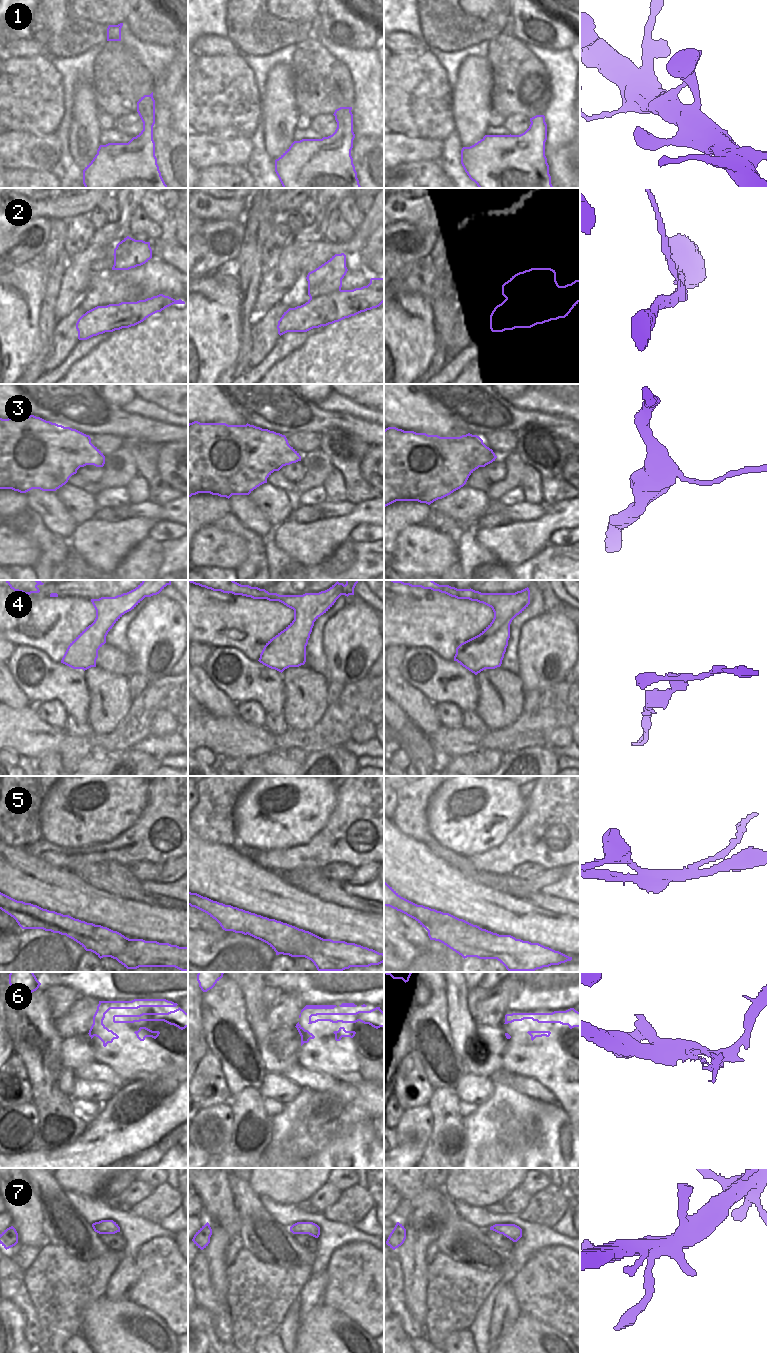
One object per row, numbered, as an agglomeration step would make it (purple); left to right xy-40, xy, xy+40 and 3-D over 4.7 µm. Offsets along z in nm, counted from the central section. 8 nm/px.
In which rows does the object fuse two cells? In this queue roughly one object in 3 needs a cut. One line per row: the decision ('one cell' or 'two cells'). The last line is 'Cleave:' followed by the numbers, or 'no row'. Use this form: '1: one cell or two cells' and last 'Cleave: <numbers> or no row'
1: one cell
2: two cells
3: two cells
4: one cell
5: two cells
6: one cell
7: one cell
Cleave: 2, 3, 5

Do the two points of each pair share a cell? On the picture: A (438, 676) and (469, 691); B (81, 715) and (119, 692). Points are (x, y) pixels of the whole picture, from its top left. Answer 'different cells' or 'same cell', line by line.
A: same cell
B: different cells

